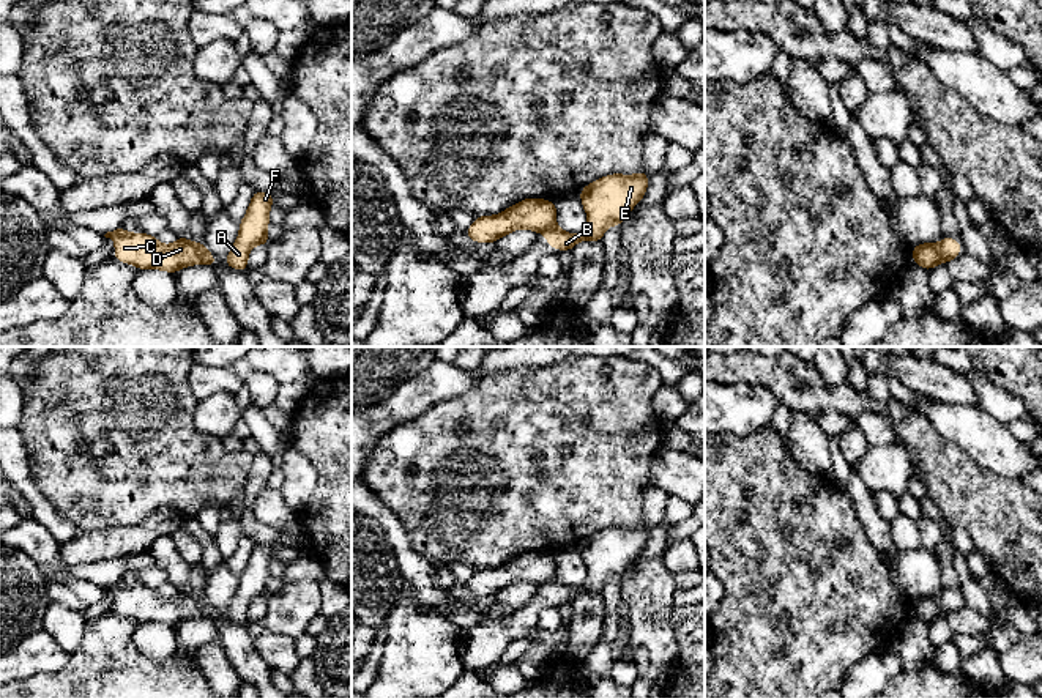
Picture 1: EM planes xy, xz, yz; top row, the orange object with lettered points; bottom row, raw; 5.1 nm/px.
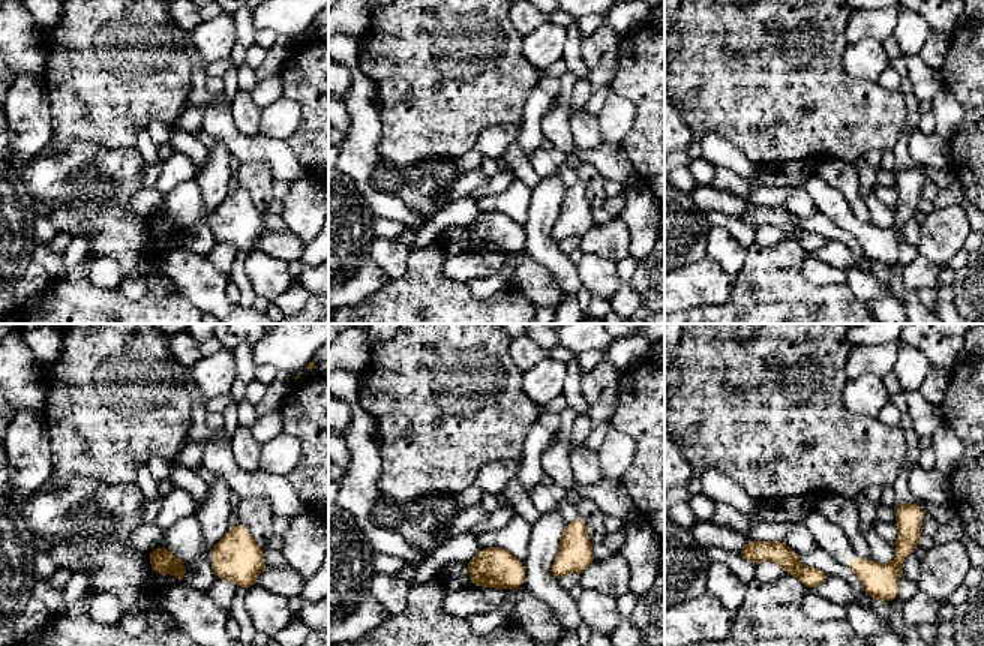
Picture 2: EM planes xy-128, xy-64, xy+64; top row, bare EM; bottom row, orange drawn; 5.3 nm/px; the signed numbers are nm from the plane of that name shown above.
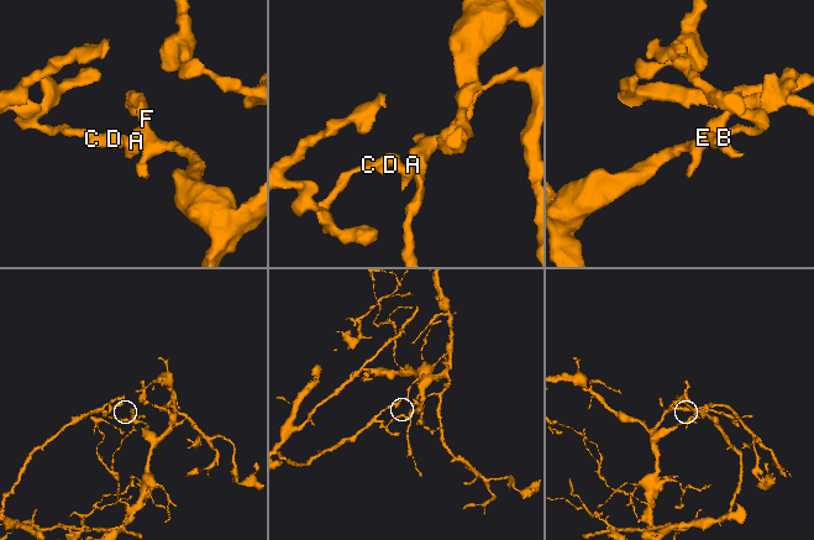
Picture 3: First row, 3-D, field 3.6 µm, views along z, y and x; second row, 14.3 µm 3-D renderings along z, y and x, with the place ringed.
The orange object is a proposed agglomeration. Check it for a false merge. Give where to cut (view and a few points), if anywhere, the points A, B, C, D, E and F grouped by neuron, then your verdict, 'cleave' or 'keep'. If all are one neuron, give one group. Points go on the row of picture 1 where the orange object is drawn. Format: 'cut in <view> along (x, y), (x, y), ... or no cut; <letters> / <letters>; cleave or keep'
cut in xy along (197, 245), (204, 262); A B E F / C D; cleave

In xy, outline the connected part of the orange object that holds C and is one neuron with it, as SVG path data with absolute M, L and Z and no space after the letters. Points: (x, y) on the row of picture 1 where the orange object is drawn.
M121 227L104 236L115 241L114 257L118 262L134 265L140 271L164 269L173 274L184 266L203 263L199 244L184 236L177 236L170 246L161 244L153 235L129 233Z

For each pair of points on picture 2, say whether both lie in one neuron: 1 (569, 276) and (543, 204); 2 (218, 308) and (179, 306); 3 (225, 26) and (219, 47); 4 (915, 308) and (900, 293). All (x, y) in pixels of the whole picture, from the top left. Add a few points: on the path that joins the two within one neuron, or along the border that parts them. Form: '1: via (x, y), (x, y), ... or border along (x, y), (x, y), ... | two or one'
1: via (551, 258), (543, 249), (543, 222) | one
2: border along (176, 291), (200, 308) | two
3: via (221, 30), (219, 42) | one
4: via (912, 305), (903, 296) | one

